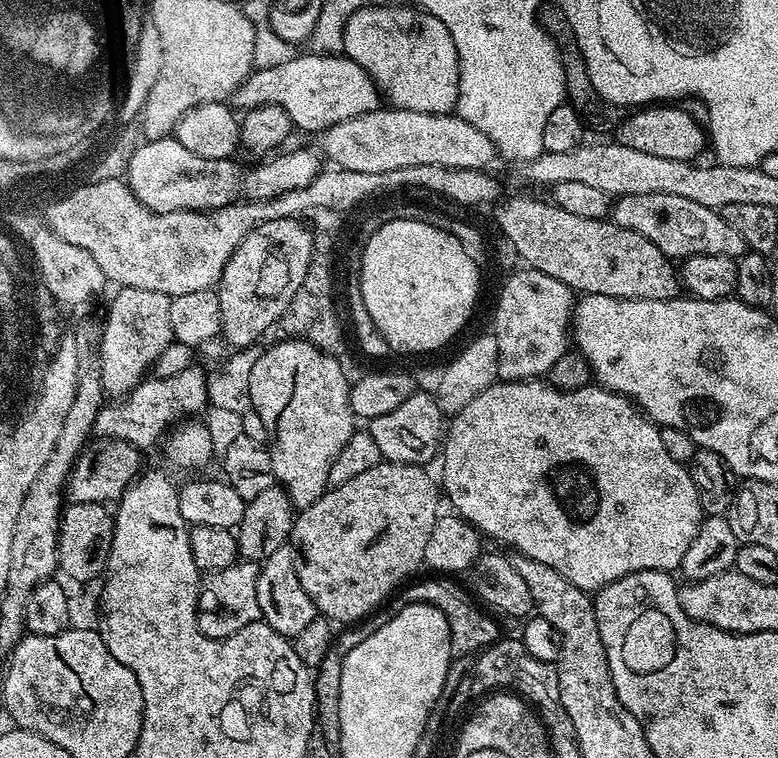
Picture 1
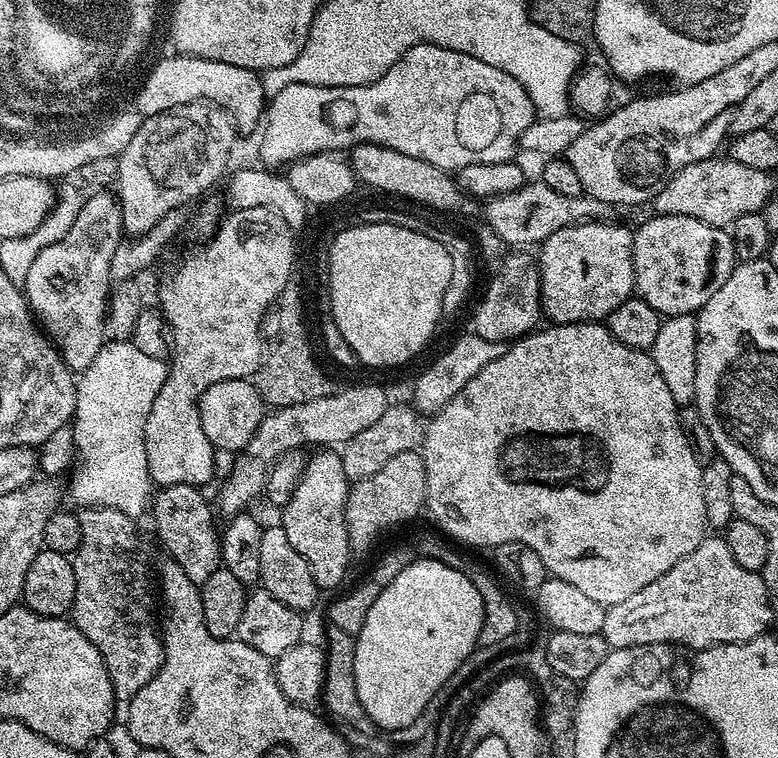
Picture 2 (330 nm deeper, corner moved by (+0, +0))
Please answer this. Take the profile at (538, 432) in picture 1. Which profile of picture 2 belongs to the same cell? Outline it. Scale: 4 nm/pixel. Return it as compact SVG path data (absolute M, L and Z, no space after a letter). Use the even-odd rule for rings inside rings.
M600 322L552 324L547 327L533 330L527 336L521 336L515 342L509 343L506 354L502 354L502 358L487 364L470 382L466 382L464 389L453 400L446 402L446 406L429 419L432 421L426 424L422 432L422 455L424 457L424 469L426 470L426 486L424 487L426 508L427 511L432 511L433 518L440 523L441 529L439 528L439 531L447 534L453 541L459 542L461 545L464 543L489 544L489 546L505 544L506 542L522 542L526 546L530 546L530 550L534 550L534 554L538 554L538 558L542 558L545 569L555 579L570 582L570 586L578 586L578 590L583 590L588 597L594 598L594 602L605 606L617 604L625 598L631 598L634 594L638 594L638 590L642 590L642 586L650 586L650 582L662 578L662 574L666 574L666 570L673 568L678 561L686 558L686 554L690 554L690 550L694 550L694 546L698 546L704 541L706 521L704 507L702 506L702 465L696 461L694 454L690 454L690 442L686 442L686 434L682 434L680 429L678 405L670 398L670 390L666 390L666 382L662 382L662 374L658 374L658 366L654 366L652 357L647 351L631 348L622 342L618 342L618 338L610 335L607 327Z

